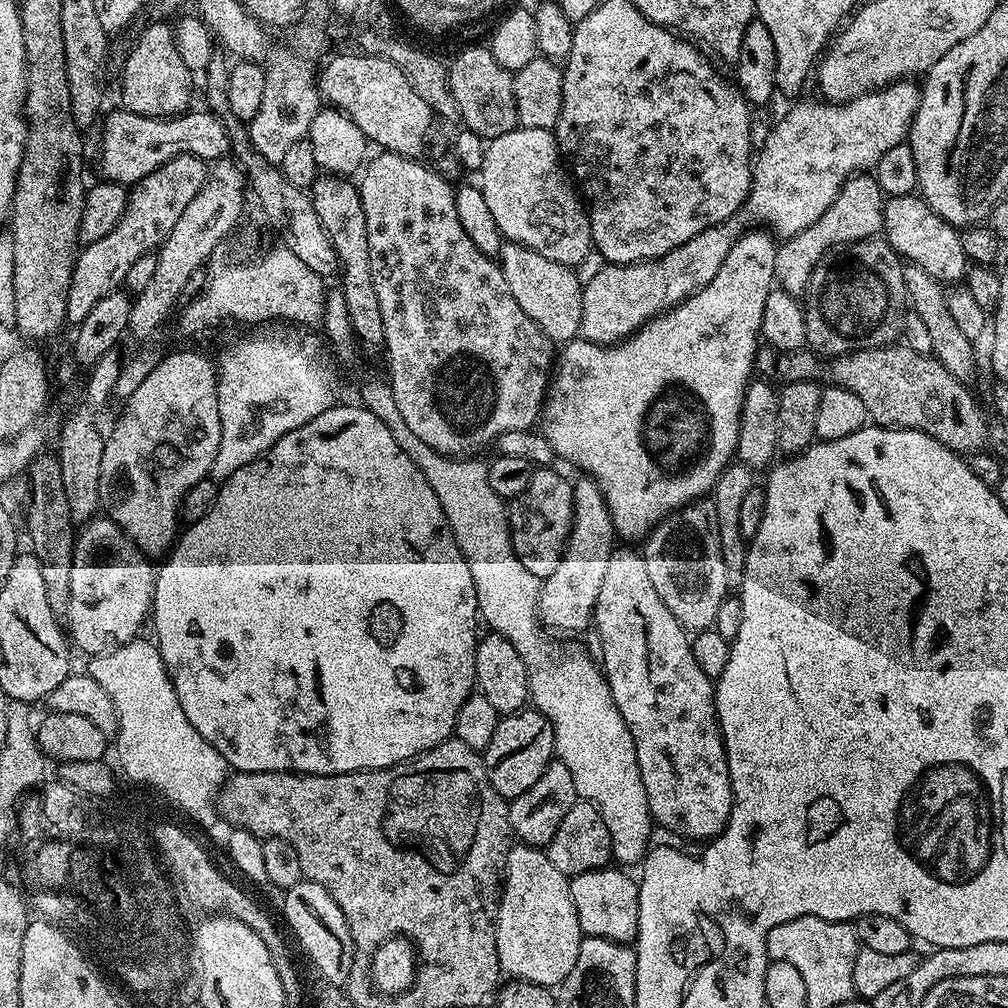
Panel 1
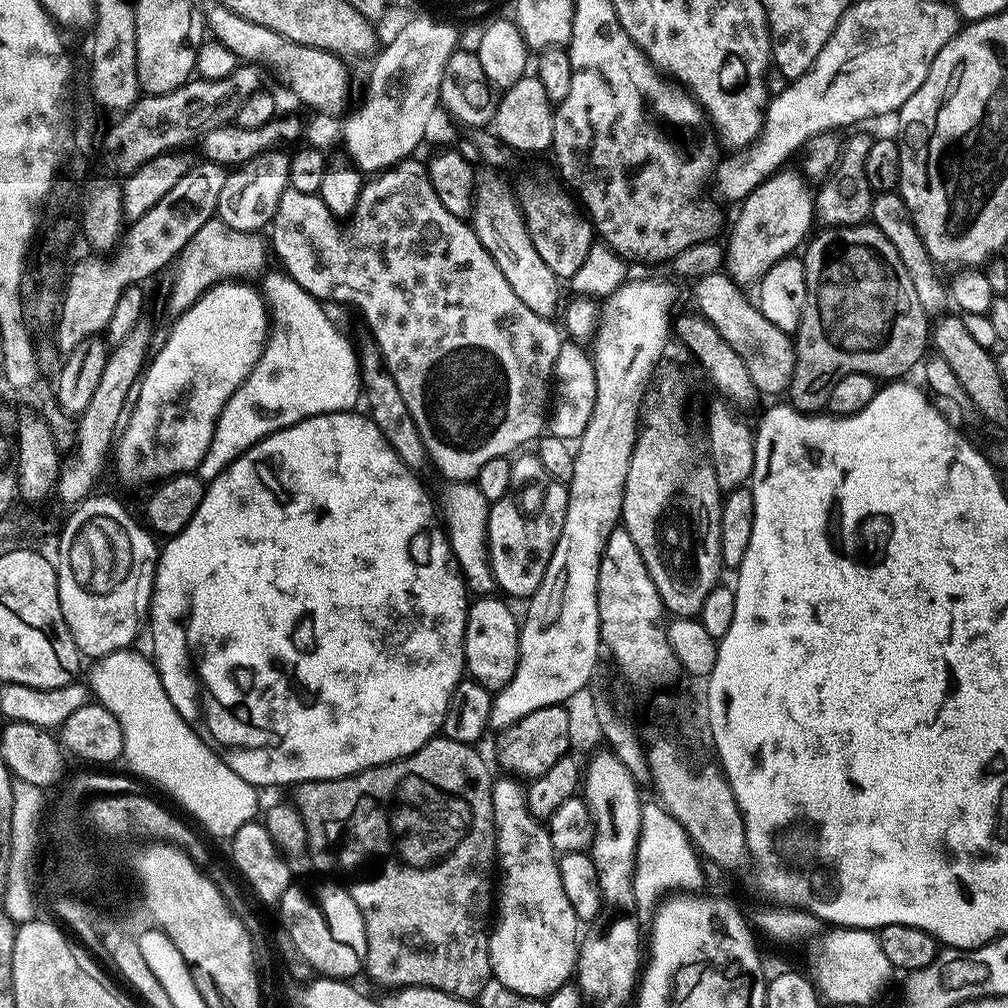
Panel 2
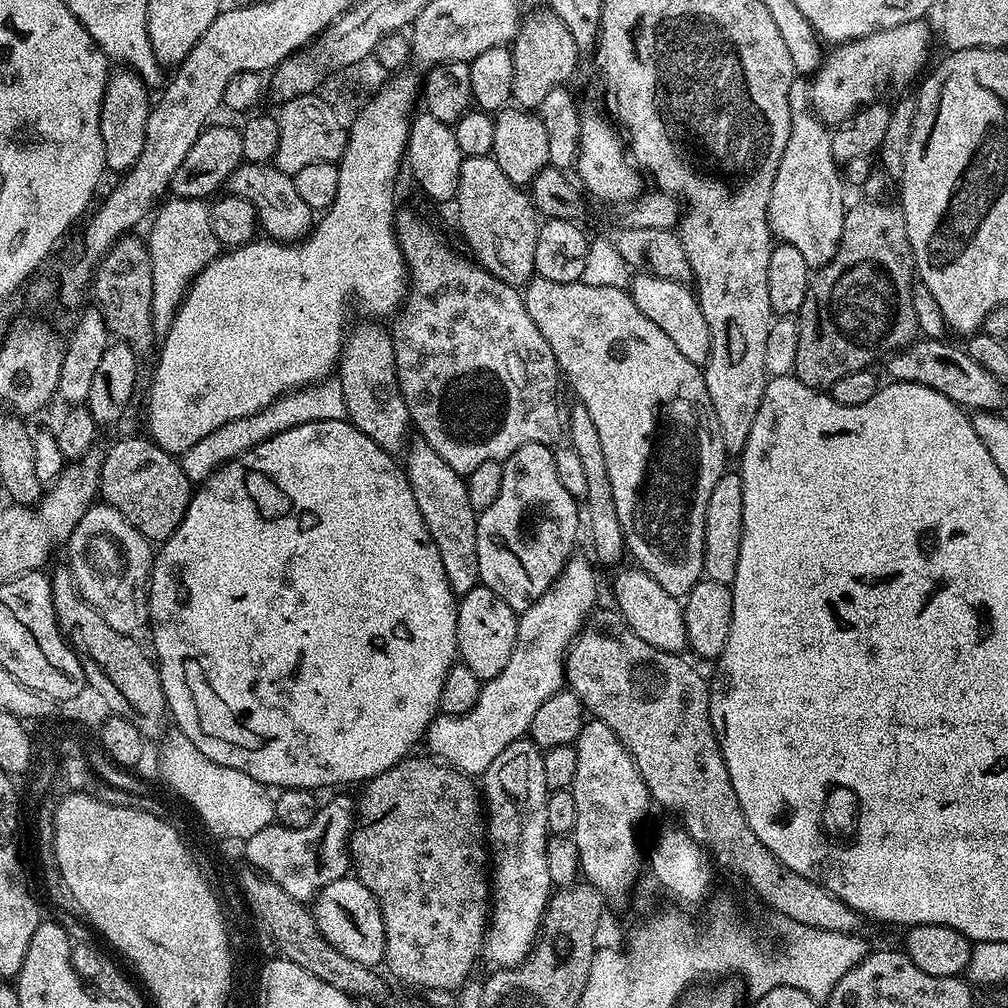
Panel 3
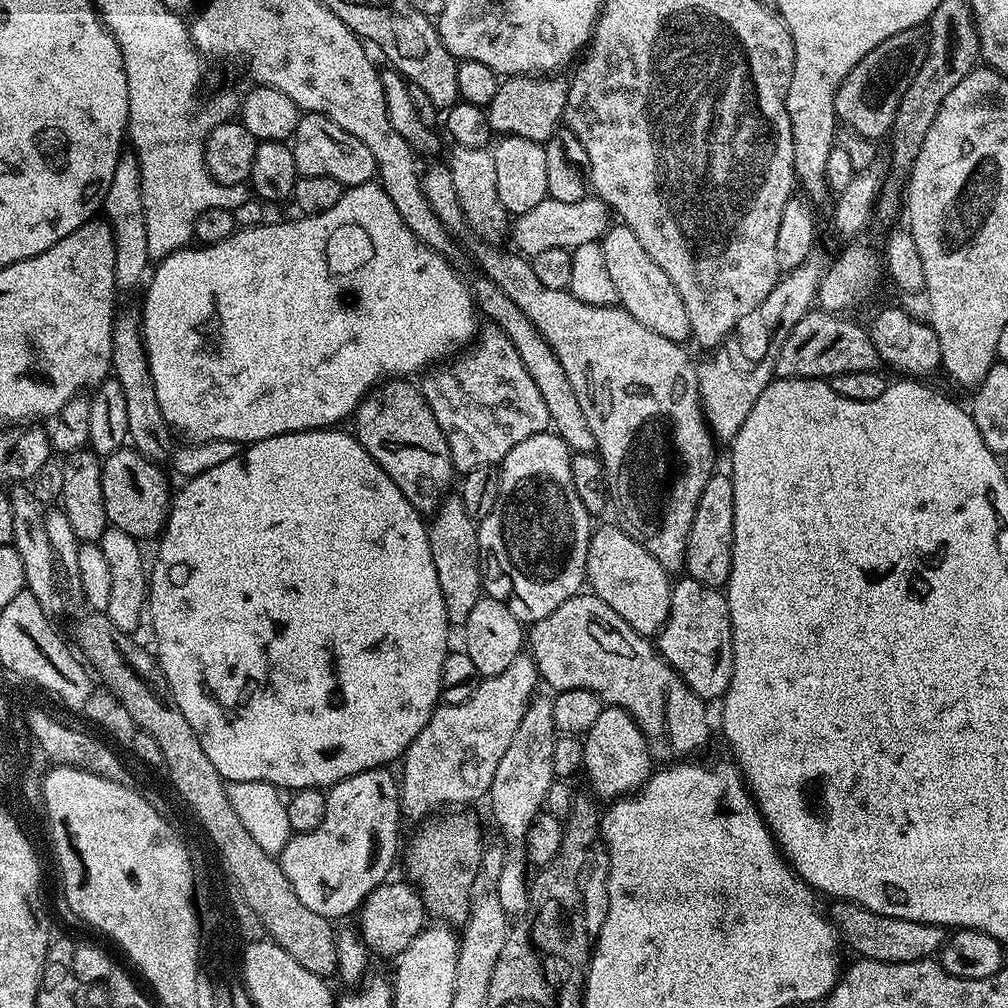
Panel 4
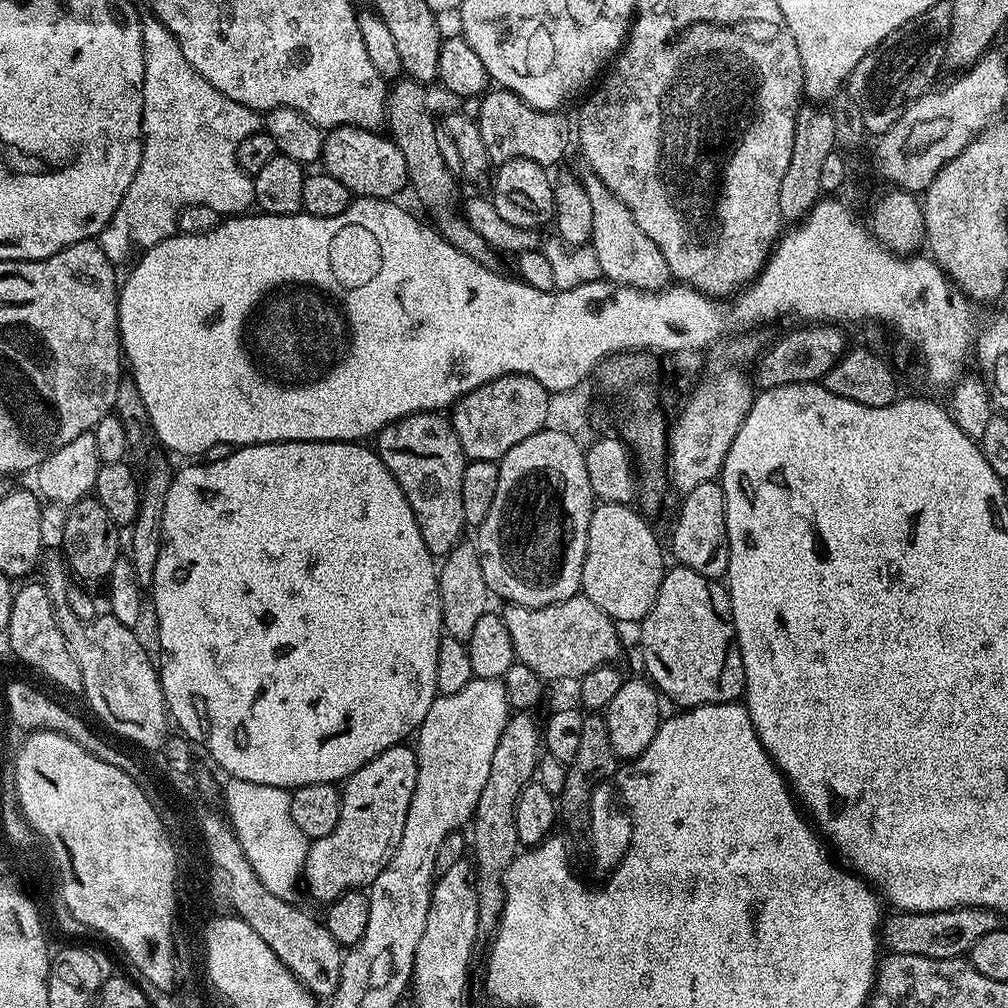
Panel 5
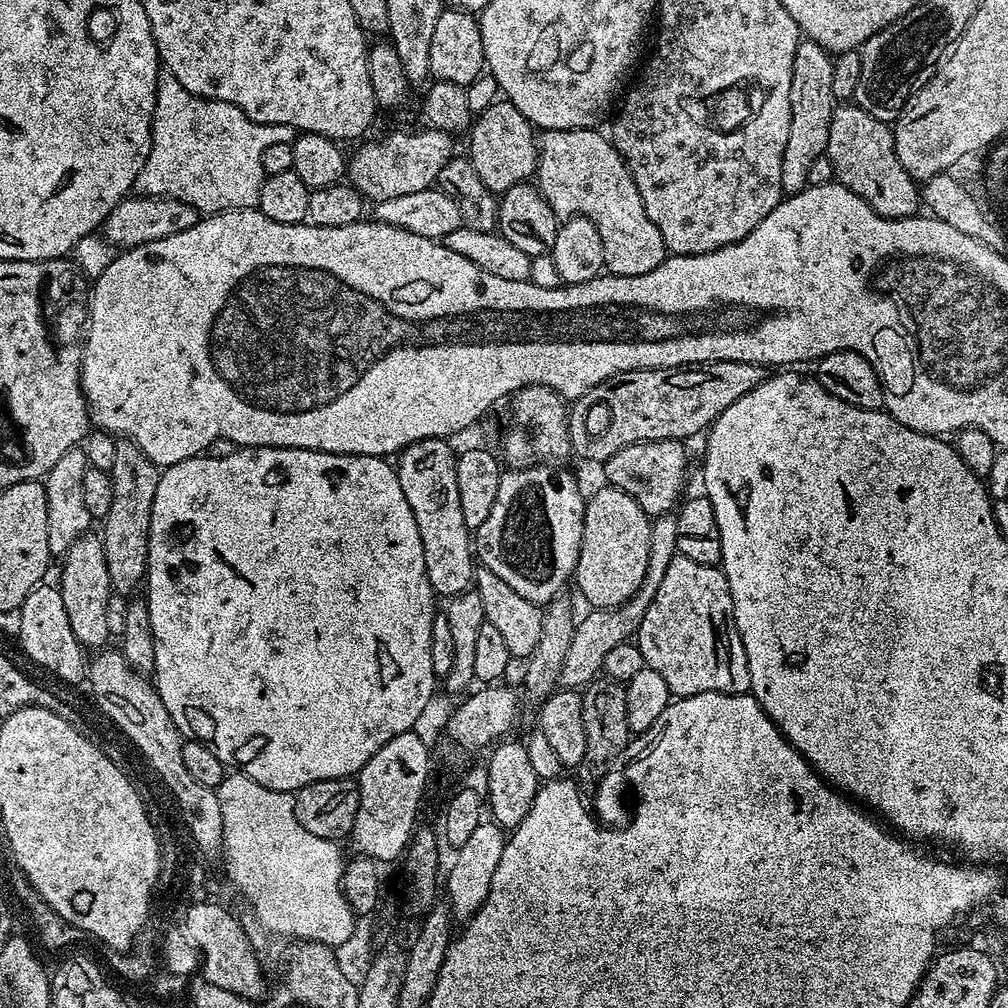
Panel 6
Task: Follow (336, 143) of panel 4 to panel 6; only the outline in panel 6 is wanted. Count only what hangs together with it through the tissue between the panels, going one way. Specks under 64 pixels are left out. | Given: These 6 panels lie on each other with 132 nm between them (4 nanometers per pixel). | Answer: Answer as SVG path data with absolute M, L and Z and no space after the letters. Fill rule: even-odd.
M421 126L417 132L392 132L385 140L361 143L346 164L346 176L368 202L397 198L433 187L442 166L454 157L453 137L437 128ZM364 144L364 145L363 145Z

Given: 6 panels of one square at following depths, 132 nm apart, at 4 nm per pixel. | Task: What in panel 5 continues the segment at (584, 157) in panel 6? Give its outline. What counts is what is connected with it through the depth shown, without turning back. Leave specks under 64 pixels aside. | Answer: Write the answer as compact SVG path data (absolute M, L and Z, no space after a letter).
M585 175L582 183L586 194L590 194L590 206L594 209L590 248L597 256L601 277L625 288L659 290L669 287L670 273L662 252L654 242L650 242L650 238L646 238L646 234L642 234L626 205L598 177Z

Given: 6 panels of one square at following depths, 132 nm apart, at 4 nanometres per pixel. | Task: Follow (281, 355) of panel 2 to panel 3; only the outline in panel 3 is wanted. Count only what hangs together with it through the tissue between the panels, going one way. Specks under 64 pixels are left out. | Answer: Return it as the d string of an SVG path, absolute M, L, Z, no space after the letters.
M325 378L308 385L307 388L297 388L296 391L281 396L269 408L263 408L261 412L226 422L226 426L218 426L218 430L214 430L214 434L206 434L206 438L202 438L202 442L194 442L194 446L190 446L190 450L179 453L178 459L186 478L191 480L193 485L199 486L205 480L210 479L222 465L228 464L254 446L266 442L274 434L282 434L282 430L290 430L294 426L302 426L306 422L342 420L347 415L348 411L339 379Z

